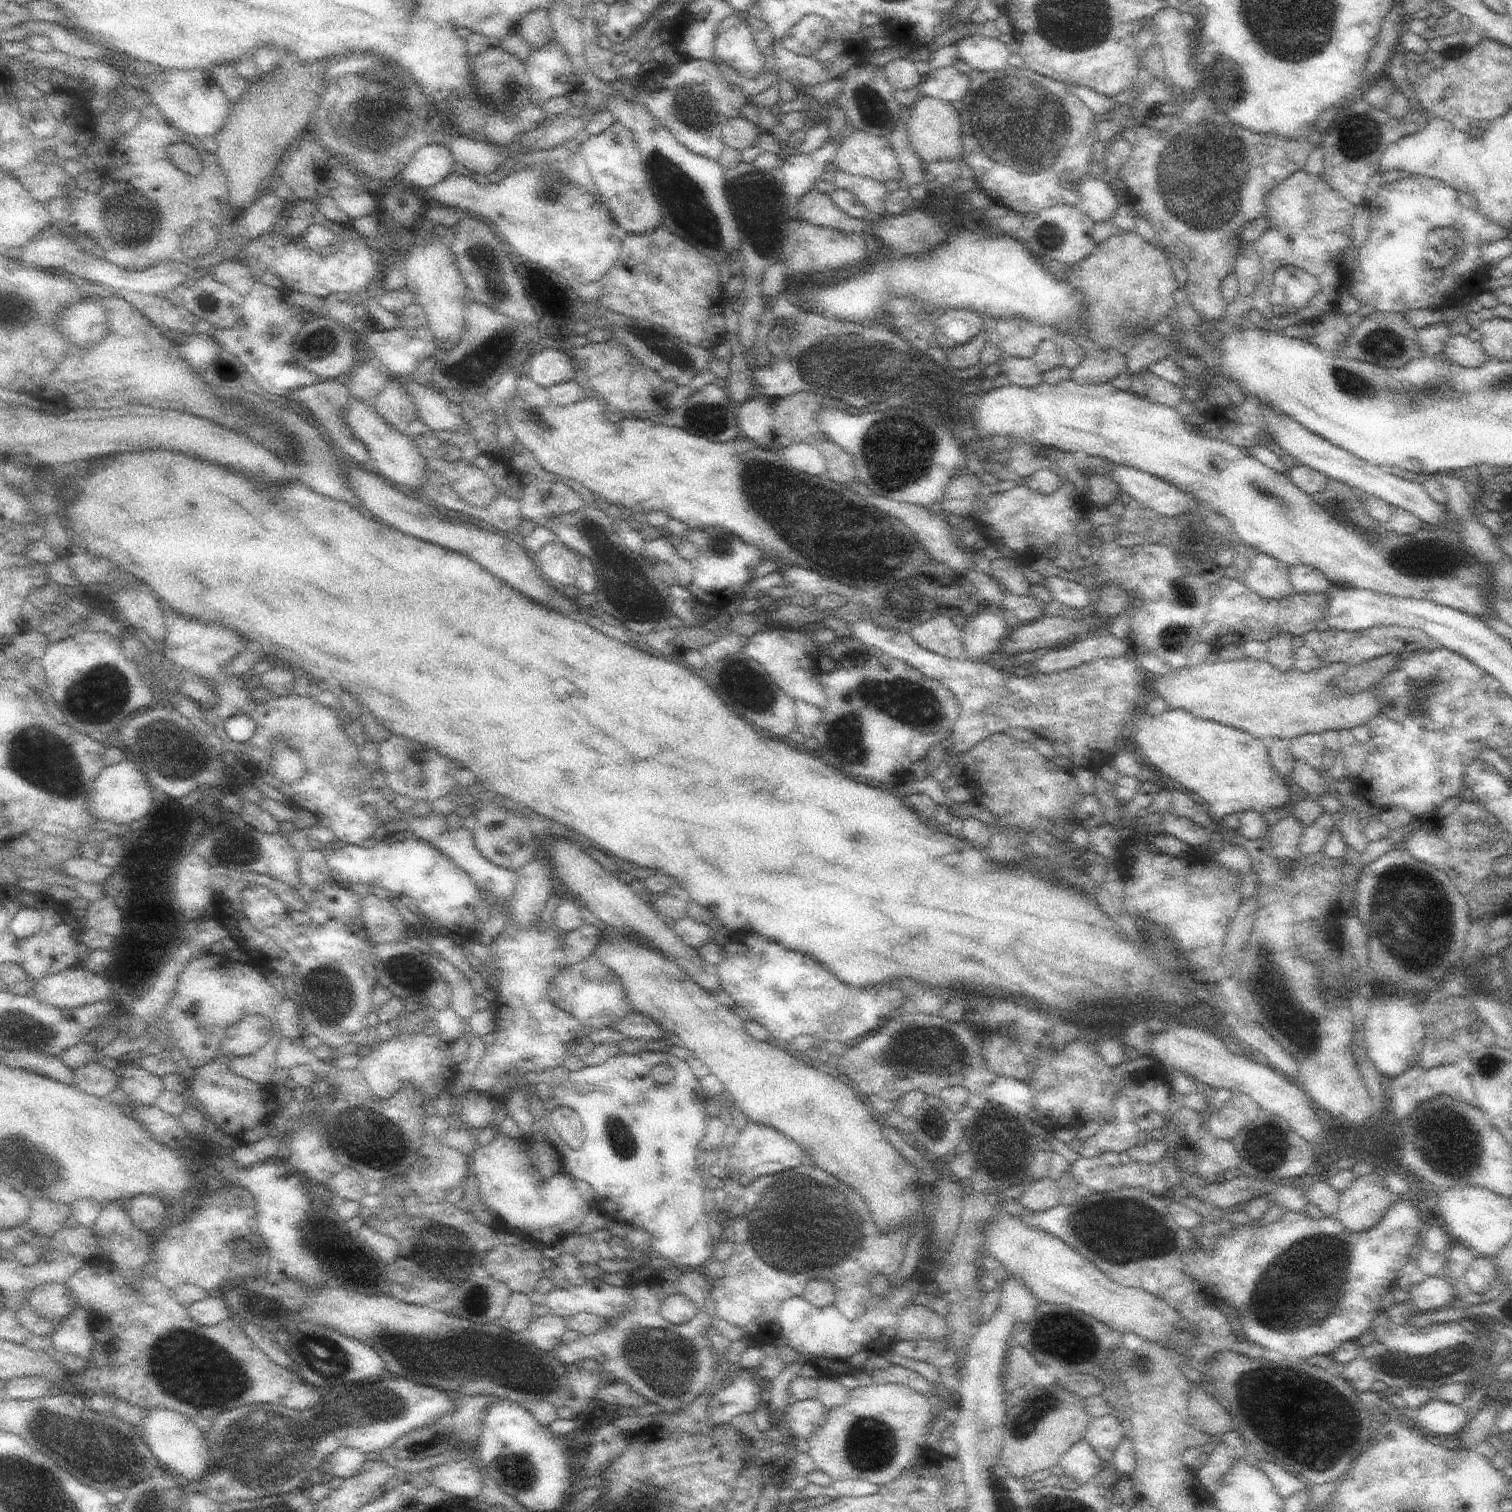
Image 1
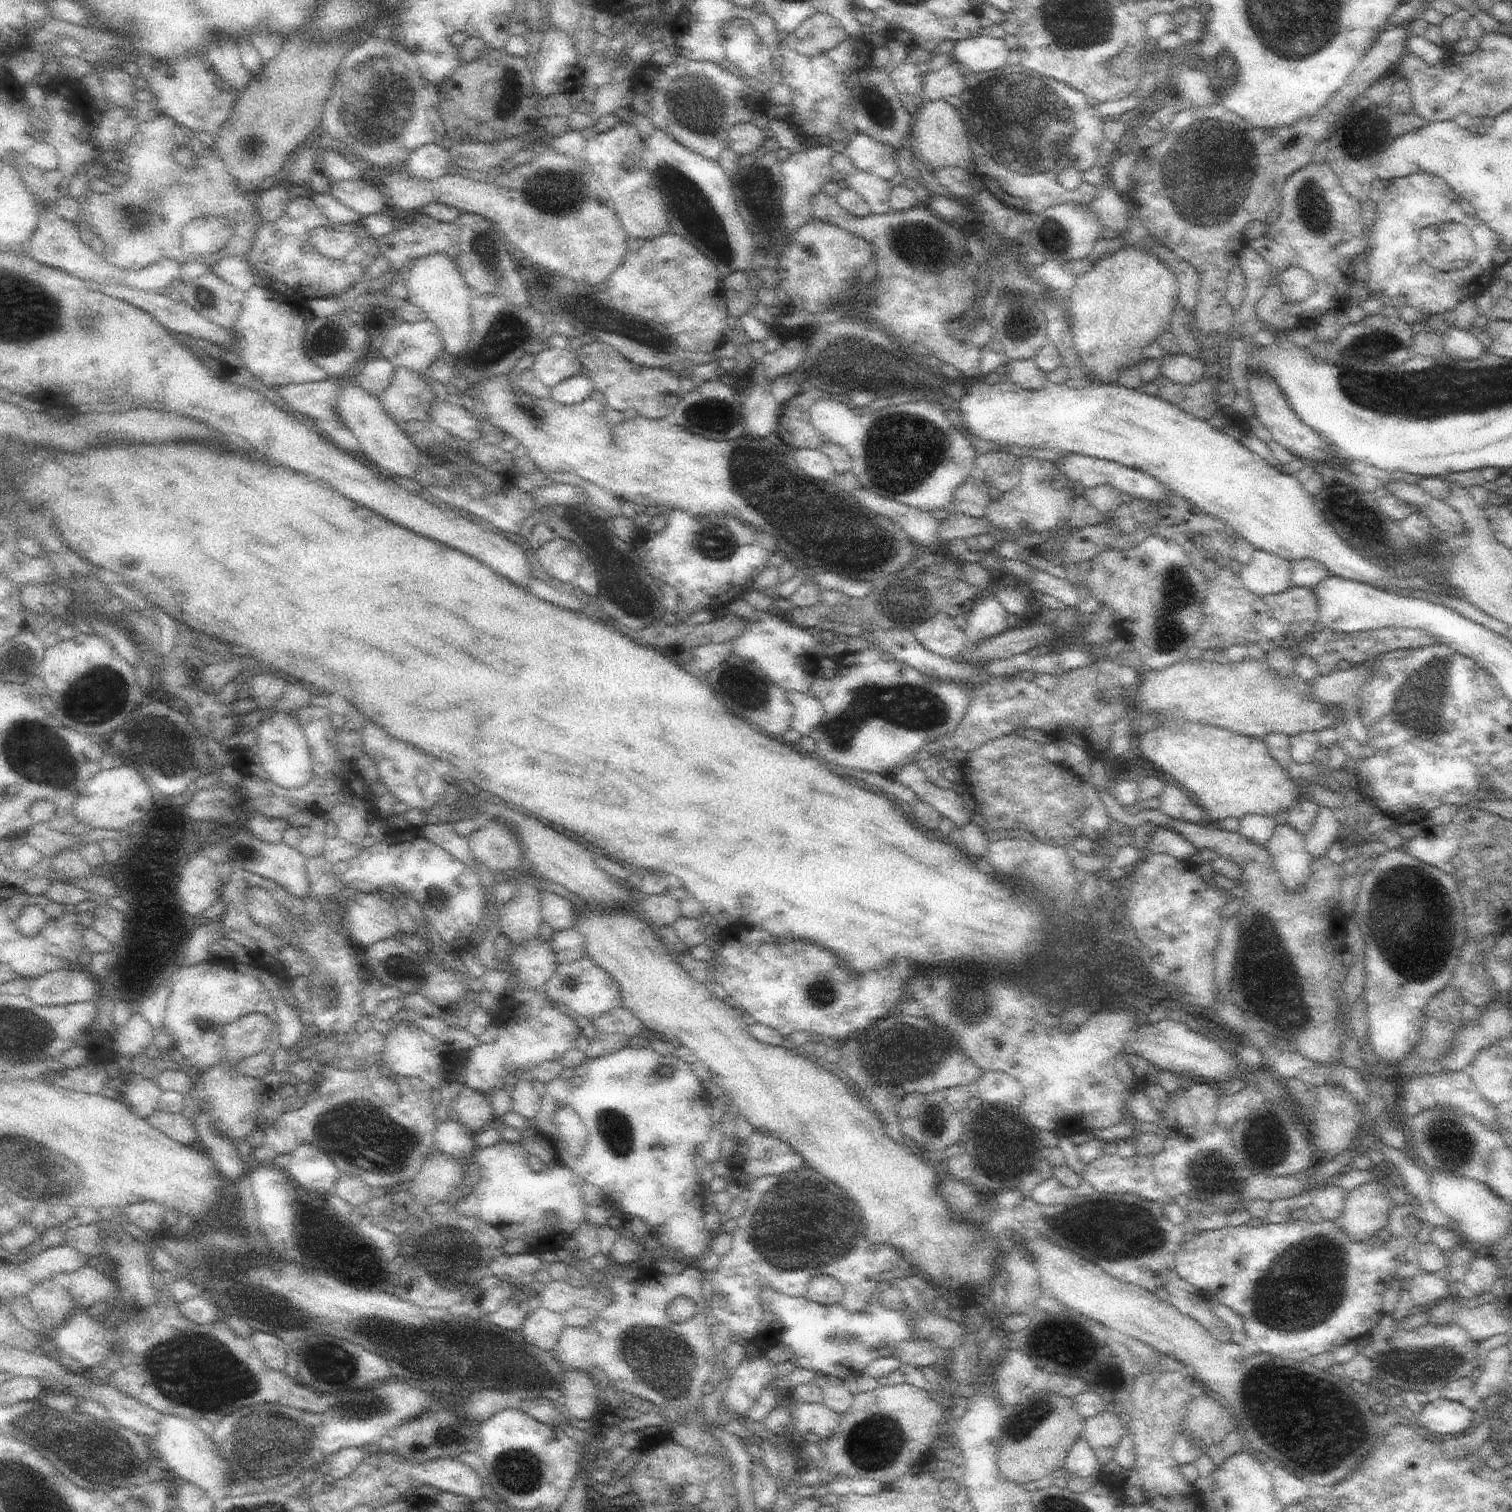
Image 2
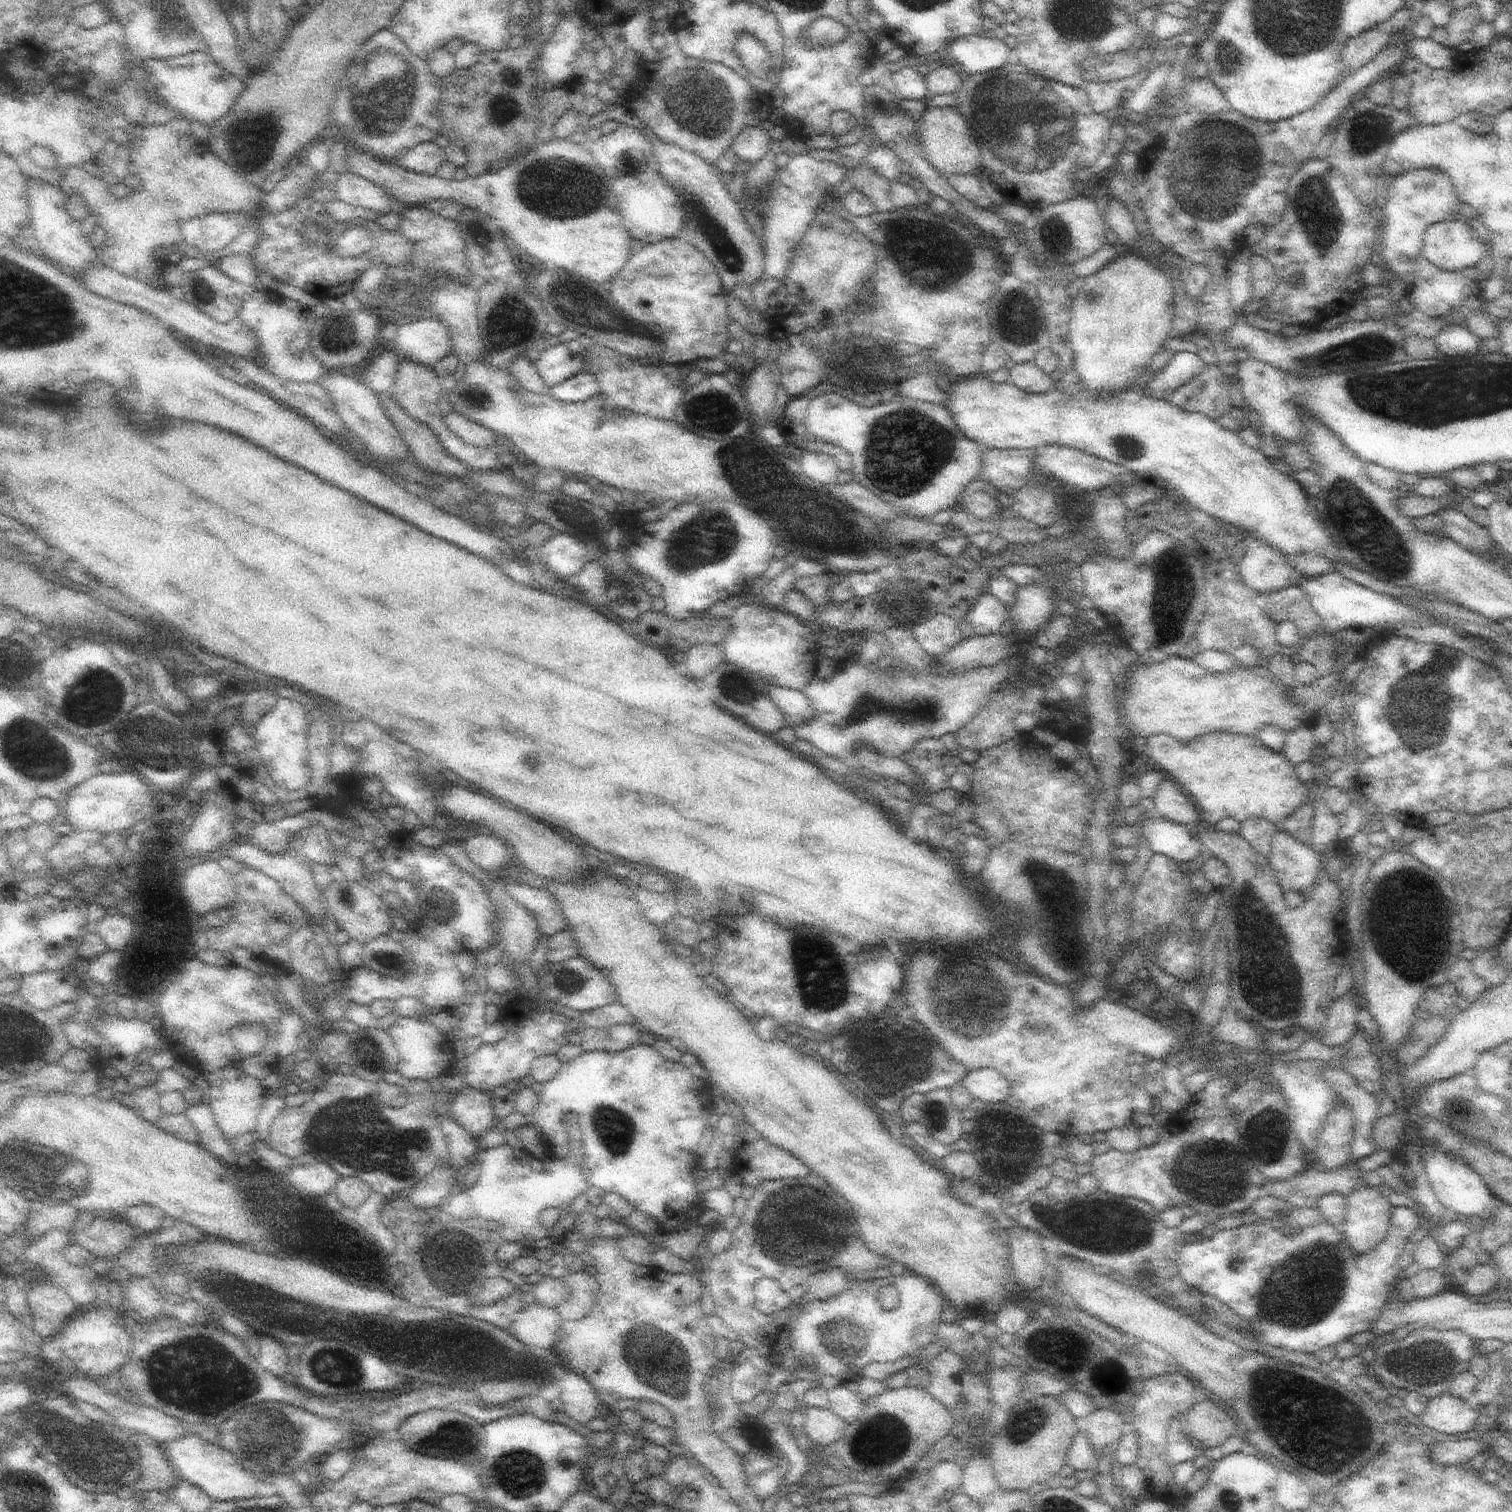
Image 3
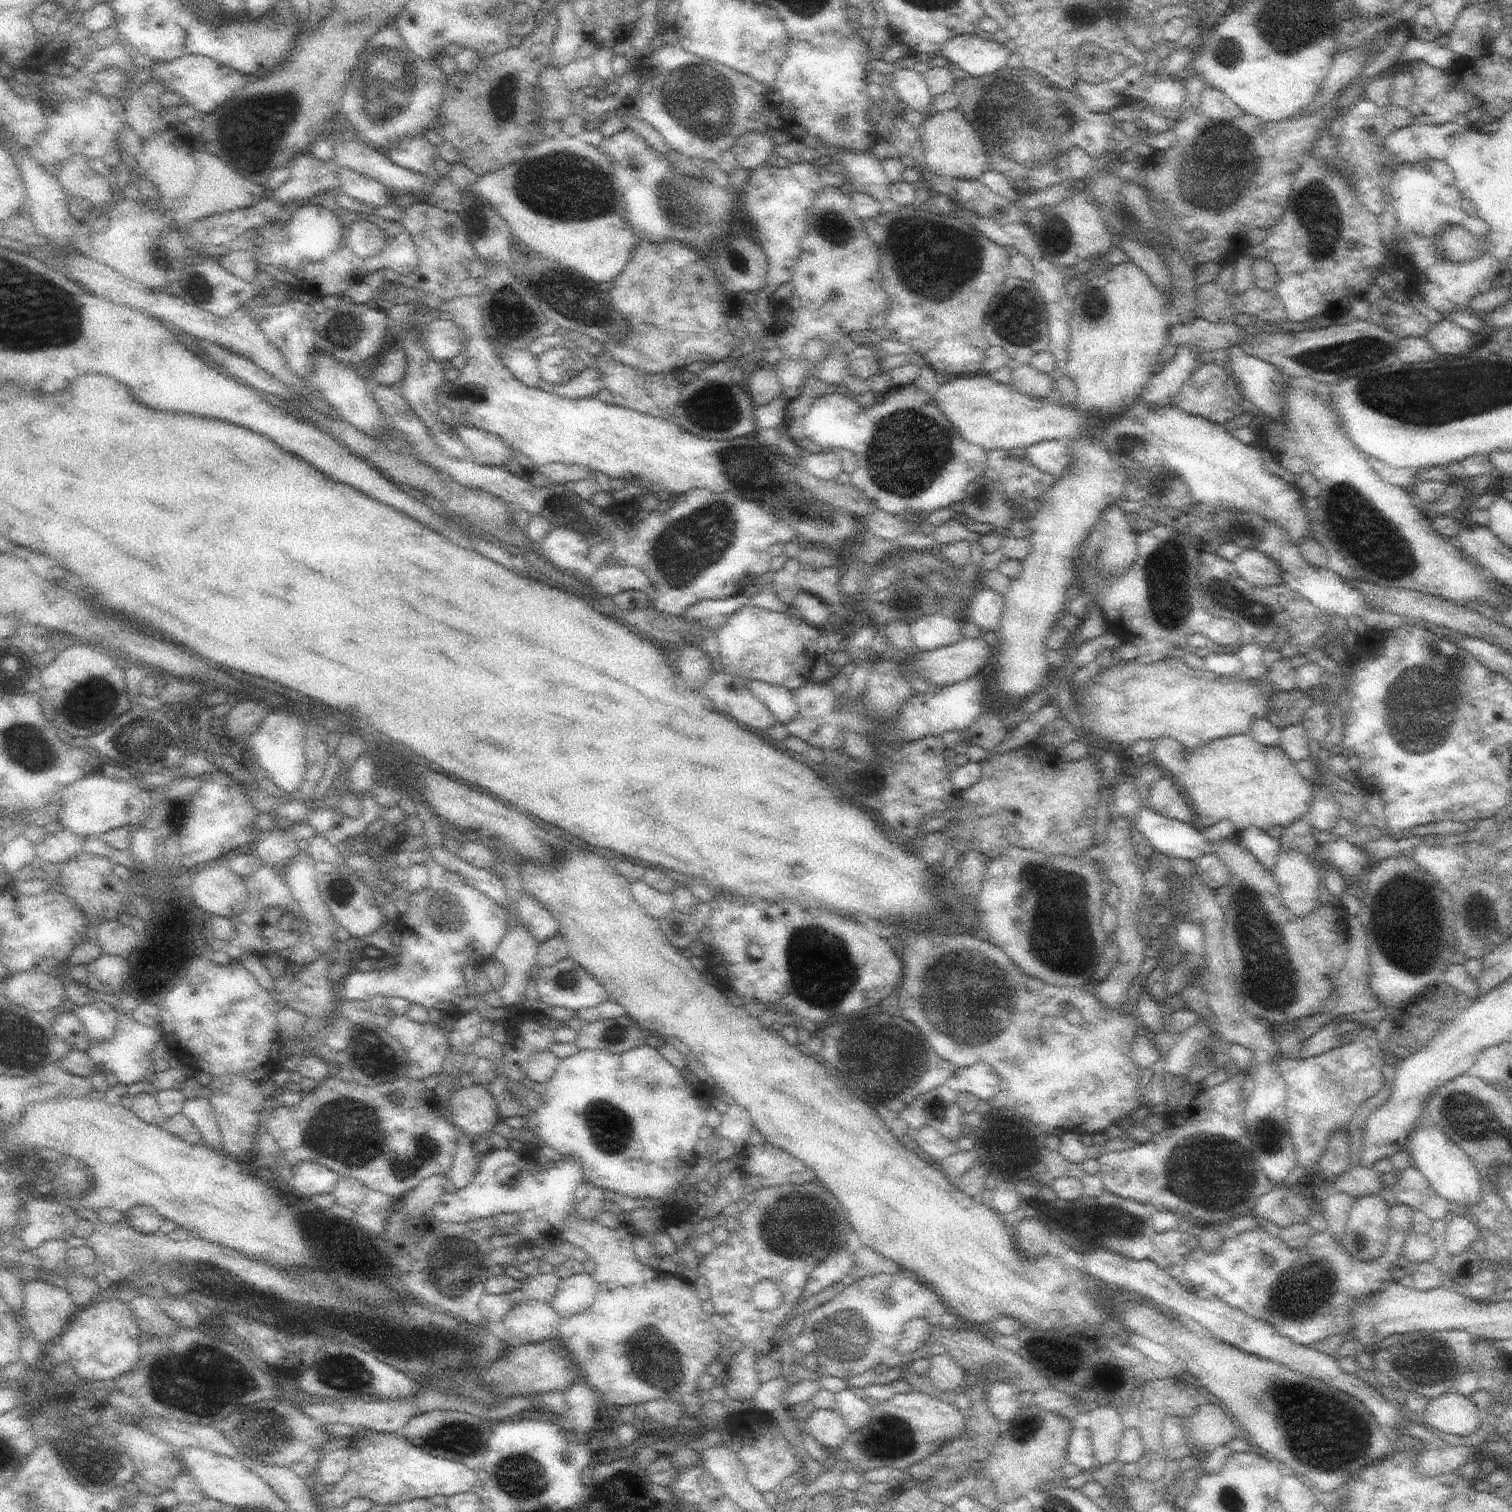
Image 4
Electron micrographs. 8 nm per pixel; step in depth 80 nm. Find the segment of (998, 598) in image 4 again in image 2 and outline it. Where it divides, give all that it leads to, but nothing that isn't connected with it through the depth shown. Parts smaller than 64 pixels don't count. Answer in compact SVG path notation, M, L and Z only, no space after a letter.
M991 594L972 610L965 630L966 643L974 647L982 640L998 637L1010 626L1010 615L1004 606Z

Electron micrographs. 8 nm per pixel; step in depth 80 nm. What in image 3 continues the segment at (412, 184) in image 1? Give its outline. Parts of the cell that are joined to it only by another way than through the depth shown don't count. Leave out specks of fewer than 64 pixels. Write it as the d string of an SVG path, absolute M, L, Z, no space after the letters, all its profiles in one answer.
M422 142L402 154L396 161L399 166L411 172L434 176L438 168L445 162L444 150L436 142Z

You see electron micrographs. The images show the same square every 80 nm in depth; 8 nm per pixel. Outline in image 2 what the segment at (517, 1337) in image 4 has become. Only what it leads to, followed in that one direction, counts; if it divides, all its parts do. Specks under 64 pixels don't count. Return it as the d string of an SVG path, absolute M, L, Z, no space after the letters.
M542 1307L531 1312L522 1324L519 1334L531 1346L553 1352L565 1326L566 1322L561 1313Z

